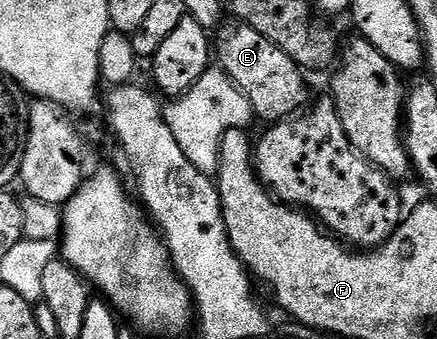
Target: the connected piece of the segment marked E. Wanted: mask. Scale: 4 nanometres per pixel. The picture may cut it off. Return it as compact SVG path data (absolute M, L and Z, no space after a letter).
M238 21L224 22L213 35L213 59L218 70L224 71L239 86L241 93L245 93L245 97L251 103L252 112L258 118L260 115L265 121L264 124L278 123L280 119L296 114L308 102L307 83L303 80L304 72L293 61L293 57L289 57L289 53L273 45L273 41L261 37L261 33L257 33L257 29L249 25Z

